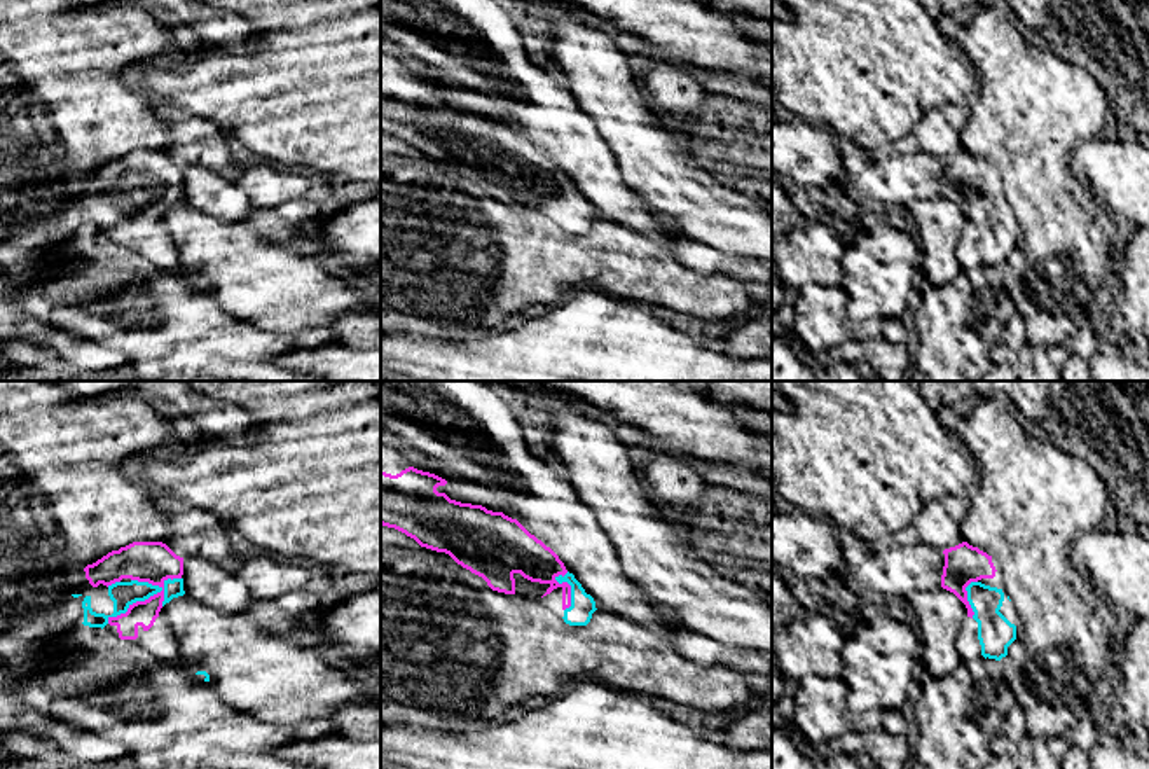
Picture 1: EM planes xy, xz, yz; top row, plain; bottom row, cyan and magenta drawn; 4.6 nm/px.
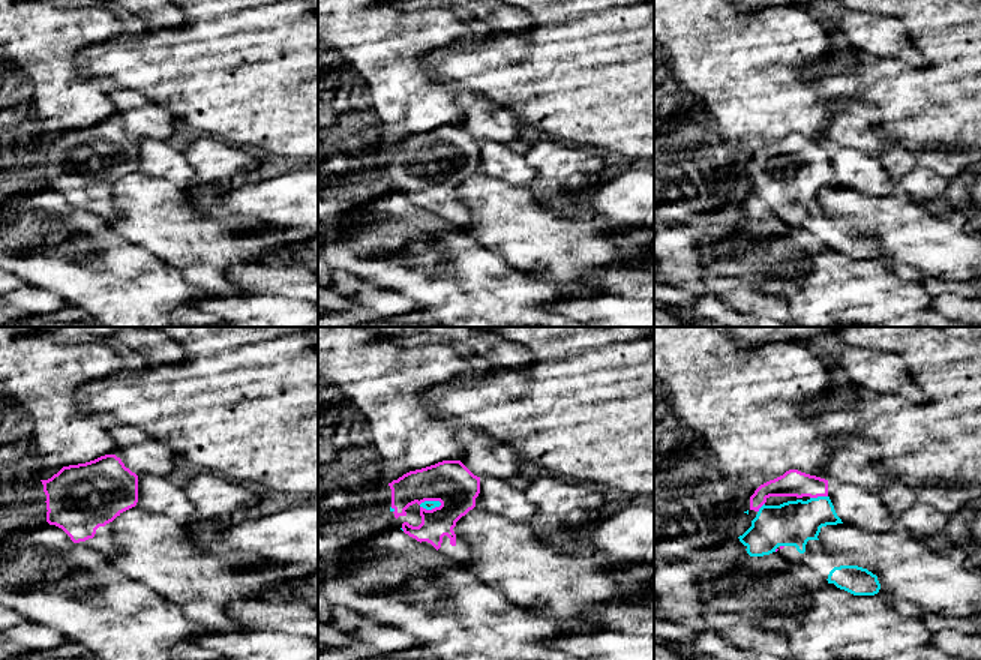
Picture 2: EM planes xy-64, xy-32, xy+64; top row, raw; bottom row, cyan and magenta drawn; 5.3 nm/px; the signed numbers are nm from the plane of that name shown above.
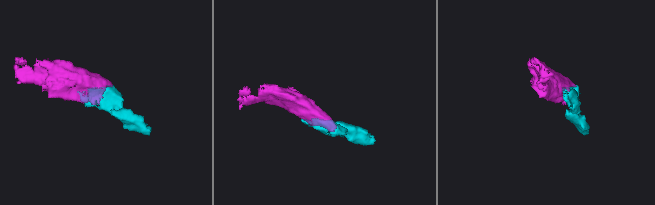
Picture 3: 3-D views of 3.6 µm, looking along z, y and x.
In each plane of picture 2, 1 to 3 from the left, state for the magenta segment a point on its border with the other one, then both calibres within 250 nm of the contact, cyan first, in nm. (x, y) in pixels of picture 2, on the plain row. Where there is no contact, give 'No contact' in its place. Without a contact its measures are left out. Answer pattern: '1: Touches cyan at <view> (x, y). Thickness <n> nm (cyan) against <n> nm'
1: No contact
2: Touches cyan at xy-32 (429, 165). Thickness 50 nm (cyan) against 240 nm
3: Touches cyan at xy+64 (818, 161). Thickness 240 nm (cyan) against 140 nm

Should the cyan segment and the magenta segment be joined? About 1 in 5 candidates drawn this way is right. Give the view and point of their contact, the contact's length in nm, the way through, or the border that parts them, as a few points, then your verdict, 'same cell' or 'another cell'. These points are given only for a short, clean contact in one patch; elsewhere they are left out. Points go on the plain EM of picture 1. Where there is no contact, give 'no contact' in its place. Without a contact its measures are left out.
contact xy (144, 208); length 400 nm; same cell

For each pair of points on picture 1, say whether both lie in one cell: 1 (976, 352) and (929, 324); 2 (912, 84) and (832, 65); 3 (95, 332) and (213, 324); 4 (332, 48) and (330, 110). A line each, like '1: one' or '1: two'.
1: one
2: one
3: one
4: one

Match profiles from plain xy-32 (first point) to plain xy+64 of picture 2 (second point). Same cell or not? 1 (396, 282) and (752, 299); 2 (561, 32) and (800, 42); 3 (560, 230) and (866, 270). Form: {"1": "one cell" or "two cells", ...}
{"1": "two cells", "2": "two cells", "3": "two cells"}

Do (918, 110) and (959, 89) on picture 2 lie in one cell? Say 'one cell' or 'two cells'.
one cell

